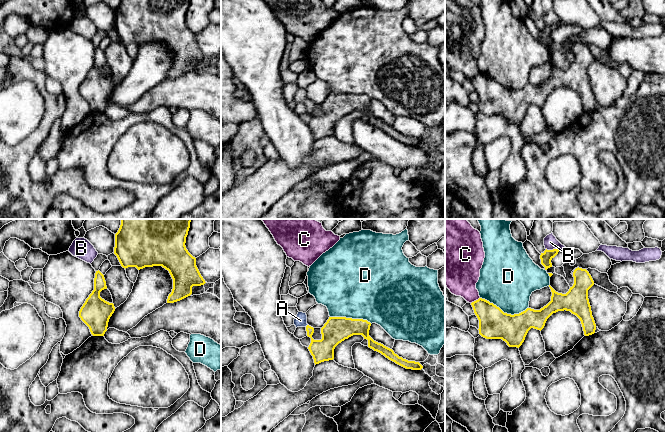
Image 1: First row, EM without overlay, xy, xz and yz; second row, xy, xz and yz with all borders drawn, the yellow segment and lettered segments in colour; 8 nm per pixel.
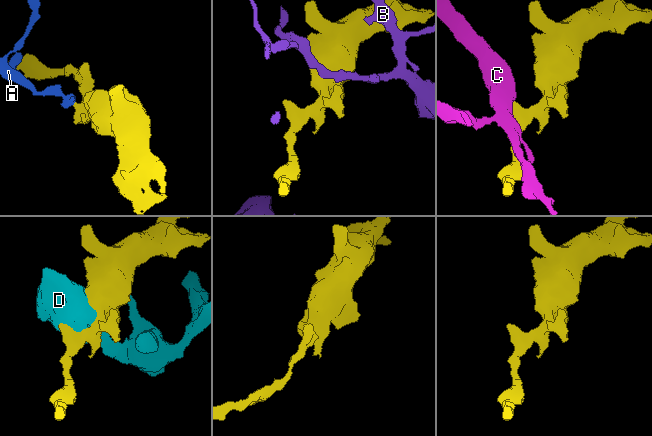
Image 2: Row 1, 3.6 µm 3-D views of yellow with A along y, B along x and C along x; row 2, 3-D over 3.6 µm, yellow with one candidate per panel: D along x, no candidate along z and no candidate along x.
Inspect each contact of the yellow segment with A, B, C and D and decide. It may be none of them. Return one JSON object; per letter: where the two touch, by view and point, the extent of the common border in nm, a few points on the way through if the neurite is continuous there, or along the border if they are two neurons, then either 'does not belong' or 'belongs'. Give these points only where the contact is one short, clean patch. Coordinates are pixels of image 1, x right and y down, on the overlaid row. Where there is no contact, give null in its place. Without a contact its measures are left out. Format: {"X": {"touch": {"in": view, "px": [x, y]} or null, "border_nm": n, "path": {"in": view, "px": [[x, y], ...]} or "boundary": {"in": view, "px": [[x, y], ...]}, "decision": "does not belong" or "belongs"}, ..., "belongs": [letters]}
{"A": {"touch": null, "decision": "does not belong"}, "B": {"touch": {"in": "yz", "px": [553, 249]}, "border_nm": 110, "decision": "does not belong"}, "C": {"touch": {"in": "yz", "px": [476, 300]}, "border_nm": 90, "boundary": {"in": "yz", "px": [[479, 297], [471, 303]]}, "decision": "does not belong"}, "D": {"touch": {"in": "yz", "px": [503, 312]}, "border_nm": 400, "decision": "does not belong"}, "belongs": []}

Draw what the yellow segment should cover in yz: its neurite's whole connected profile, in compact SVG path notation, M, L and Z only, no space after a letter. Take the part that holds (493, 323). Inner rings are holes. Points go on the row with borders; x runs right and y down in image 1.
M576 268L574 284L566 294L556 292L550 285L551 301L541 308L527 308L519 314L504 313L489 301L479 298L471 303L479 320L479 334L486 339L502 339L509 347L519 348L531 328L542 330L547 319L558 311L570 311L582 324L584 335L595 333L596 324L588 299L588 290L594 281L586 269Z

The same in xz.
M329 317L321 328L322 339L314 340L312 338L314 328L307 325L307 336L311 338L308 349L313 356L315 365L324 361L333 360L335 347L345 339L353 335L362 335L364 339L368 340L369 348L381 353L396 364L412 370L421 370L423 368L419 362L403 359L395 354L392 349L374 341L369 336L370 326L371 323L363 319Z

